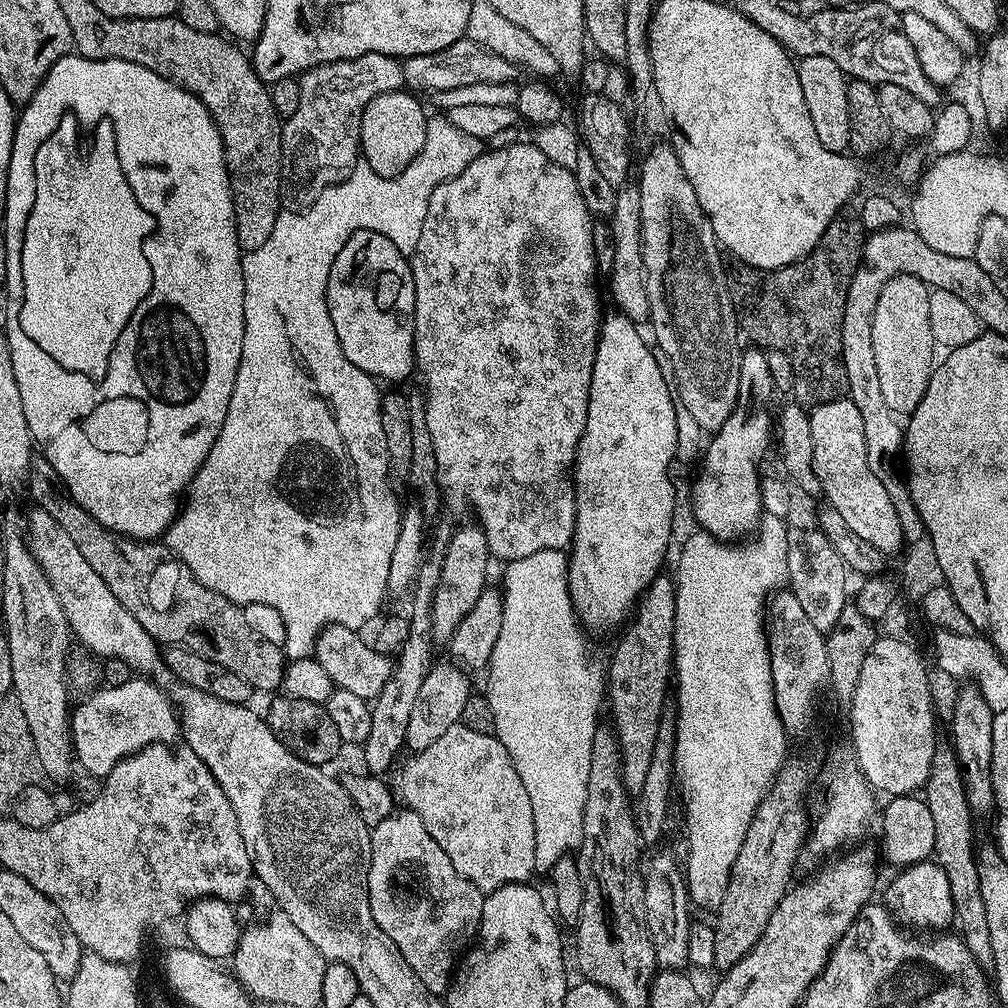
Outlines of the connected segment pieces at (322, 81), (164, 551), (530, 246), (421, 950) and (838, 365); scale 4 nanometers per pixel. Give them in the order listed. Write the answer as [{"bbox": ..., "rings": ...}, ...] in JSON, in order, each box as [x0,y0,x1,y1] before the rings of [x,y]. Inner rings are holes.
[{"bbox":[280,52,405,208],"rings":[[[367,52],[353,60],[320,64],[316,68],[316,80],[312,80],[312,76],[307,78],[308,92],[303,92],[304,97],[301,98],[304,108],[299,108],[300,112],[294,110],[294,114],[283,121],[280,130],[284,155],[280,180],[288,180],[288,200],[292,200],[292,204],[304,204],[309,208],[330,185],[337,183],[342,174],[349,171],[350,166],[361,159],[360,123],[365,106],[382,94],[401,91],[405,83],[403,63],[395,56],[377,52]],[[308,112],[356,112],[356,120],[304,120]]]},{"bbox":[26,450,288,693],"rings":[[[39,450],[33,451],[32,470],[28,473],[26,488],[27,491],[32,491],[32,496],[36,499],[35,507],[44,508],[46,514],[50,514],[50,518],[54,518],[54,522],[58,522],[58,526],[62,526],[62,530],[70,534],[70,539],[74,546],[78,546],[82,558],[86,558],[86,562],[94,566],[98,578],[102,578],[102,582],[110,586],[110,594],[114,594],[114,598],[118,598],[118,602],[122,602],[122,606],[126,606],[126,610],[134,614],[134,618],[138,618],[142,630],[154,637],[157,644],[180,644],[184,648],[194,650],[202,654],[202,658],[210,658],[210,662],[214,662],[217,668],[225,673],[233,672],[238,679],[245,680],[250,687],[258,690],[271,693],[283,685],[284,671],[288,665],[283,648],[254,634],[249,613],[241,605],[230,602],[230,598],[222,598],[222,594],[210,590],[210,586],[202,586],[202,582],[194,578],[191,570],[176,559],[167,543],[132,540],[102,526],[102,522],[86,514],[86,510],[82,510],[82,506],[78,506],[78,502],[74,502],[74,498],[68,495],[68,488],[62,482],[62,478],[58,478],[54,466],[50,466],[48,459]]]},{"bbox":[410,142,602,562],"rings":[[[527,142],[527,144],[508,144],[508,145],[506,145],[506,146],[505,146],[505,148],[496,148],[496,149],[494,149],[494,150],[493,150],[493,152],[488,152],[488,150],[484,150],[484,151],[481,151],[481,153],[480,153],[480,156],[479,156],[479,157],[478,157],[478,158],[474,158],[474,162],[470,162],[470,166],[466,166],[466,170],[462,170],[462,174],[458,174],[458,175],[457,175],[457,176],[455,176],[455,177],[454,177],[454,178],[450,178],[450,179],[449,179],[449,180],[447,180],[447,181],[446,181],[446,182],[442,182],[442,186],[438,186],[438,190],[434,190],[434,194],[430,194],[430,202],[429,202],[429,203],[428,203],[428,209],[427,209],[427,210],[426,210],[426,222],[422,222],[422,234],[421,234],[421,235],[420,235],[420,236],[419,236],[419,237],[418,237],[418,246],[417,246],[417,247],[416,247],[416,248],[415,248],[415,249],[414,249],[414,250],[413,250],[413,251],[412,251],[412,255],[411,255],[411,257],[410,257],[410,263],[411,263],[411,265],[412,265],[412,272],[413,272],[413,280],[414,280],[414,290],[415,290],[415,291],[416,291],[416,316],[415,316],[415,320],[414,320],[414,322],[413,322],[413,338],[414,338],[414,340],[415,340],[415,367],[416,367],[416,368],[417,368],[417,369],[418,369],[418,372],[421,372],[421,374],[422,374],[422,375],[424,375],[424,387],[422,387],[422,388],[423,388],[423,391],[424,391],[424,392],[425,392],[425,393],[426,393],[426,395],[425,395],[425,397],[424,397],[424,402],[425,402],[425,418],[426,418],[426,425],[428,425],[428,426],[429,426],[429,428],[430,428],[430,435],[431,435],[431,441],[433,441],[433,442],[434,442],[434,451],[435,451],[435,457],[436,457],[436,459],[437,459],[437,470],[438,470],[438,472],[439,472],[439,483],[440,483],[440,490],[441,490],[441,493],[442,493],[442,500],[443,500],[443,503],[444,503],[444,504],[445,504],[445,505],[447,505],[447,507],[448,507],[448,504],[449,504],[449,506],[450,506],[450,507],[452,507],[452,508],[472,508],[472,512],[473,512],[473,514],[474,514],[474,515],[476,515],[476,516],[477,516],[477,517],[476,517],[476,516],[473,516],[473,517],[475,517],[475,519],[476,519],[476,520],[477,520],[477,521],[478,521],[478,523],[479,523],[479,525],[480,525],[480,529],[481,529],[481,530],[483,530],[483,531],[484,531],[484,533],[485,533],[485,534],[486,534],[486,542],[487,542],[487,543],[488,543],[488,551],[489,551],[489,553],[491,553],[491,555],[492,555],[492,556],[493,556],[493,557],[495,557],[495,559],[496,559],[496,556],[497,556],[497,558],[498,558],[498,559],[500,559],[500,560],[501,560],[501,562],[507,562],[507,561],[509,561],[509,560],[521,560],[521,559],[522,559],[522,558],[526,558],[526,557],[527,557],[527,556],[529,556],[529,555],[530,555],[530,554],[538,554],[538,550],[546,550],[546,549],[547,549],[547,548],[558,548],[558,549],[561,549],[561,550],[564,550],[564,549],[567,549],[567,548],[568,548],[568,547],[569,547],[569,545],[571,545],[571,543],[572,543],[572,535],[574,535],[574,522],[575,522],[575,521],[576,521],[576,486],[575,486],[575,484],[573,484],[573,483],[572,483],[572,474],[573,474],[573,471],[574,471],[574,465],[575,465],[575,463],[576,463],[576,447],[578,447],[578,446],[579,446],[579,445],[580,445],[580,439],[581,439],[581,438],[582,438],[582,434],[583,434],[583,433],[584,433],[584,427],[585,427],[585,426],[586,426],[586,414],[587,414],[587,413],[588,413],[588,399],[589,399],[589,398],[590,398],[590,378],[591,378],[591,377],[592,377],[592,375],[593,375],[593,374],[594,374],[594,358],[595,358],[595,357],[596,357],[596,343],[597,343],[597,342],[598,342],[598,338],[599,338],[599,337],[600,337],[600,325],[601,325],[601,323],[602,323],[602,311],[601,311],[601,312],[600,312],[600,296],[599,296],[599,294],[598,294],[598,293],[596,293],[596,272],[597,272],[597,273],[598,273],[598,265],[597,265],[597,262],[596,262],[596,255],[595,255],[595,254],[594,254],[594,246],[595,246],[595,245],[596,245],[596,241],[597,241],[597,237],[596,237],[596,236],[594,236],[594,235],[593,235],[593,225],[594,225],[594,216],[593,216],[593,214],[592,214],[592,213],[591,213],[591,212],[588,212],[588,210],[587,210],[587,208],[586,208],[586,204],[585,204],[585,202],[583,202],[583,200],[582,200],[582,194],[580,194],[580,193],[579,193],[579,190],[578,190],[578,182],[576,182],[576,181],[575,181],[575,174],[574,174],[574,172],[573,172],[573,170],[570,170],[570,169],[564,169],[564,168],[563,168],[563,167],[562,167],[562,166],[558,166],[558,164],[557,164],[557,163],[556,163],[556,162],[552,162],[552,161],[550,161],[550,160],[549,160],[549,158],[546,158],[546,155],[544,155],[544,154],[542,154],[542,151],[541,151],[541,150],[540,150],[540,149],[538,149],[538,148],[536,148],[536,146],[535,146],[535,145],[534,145],[534,144],[533,144],[533,143],[532,143],[532,142]]]},{"bbox":[368,810,485,997],"rings":[[[411,810],[403,811],[393,811],[391,816],[372,828],[372,857],[368,871],[370,910],[374,914],[374,922],[402,954],[410,970],[418,974],[426,990],[443,997],[462,953],[475,941],[480,931],[485,893],[479,892],[471,882],[462,878],[462,874],[458,874],[458,870],[454,870],[454,862],[450,862],[450,858],[446,858],[446,850],[430,838],[430,830],[422,826],[422,818]]]},{"bbox":[727,214,866,410],"rings":[[[841,214],[826,226],[822,238],[810,254],[781,268],[755,268],[749,264],[732,262],[727,265],[728,293],[736,311],[737,325],[753,345],[761,349],[782,350],[793,367],[793,388],[790,393],[795,403],[811,410],[826,402],[841,399],[848,391],[846,366],[842,354],[842,314],[846,310],[846,294],[850,282],[864,256],[866,233],[855,215]]]}]

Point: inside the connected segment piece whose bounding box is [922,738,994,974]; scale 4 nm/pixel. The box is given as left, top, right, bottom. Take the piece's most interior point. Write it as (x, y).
(944, 792)

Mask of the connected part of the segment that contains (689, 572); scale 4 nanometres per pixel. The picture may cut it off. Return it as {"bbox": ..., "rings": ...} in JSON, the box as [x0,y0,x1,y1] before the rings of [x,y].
{"bbox":[672,515,790,910],"rings":[[[761,515],[759,525],[751,538],[733,546],[723,540],[716,540],[703,530],[696,533],[680,548],[680,557],[676,560],[676,617],[674,618],[674,634],[672,635],[672,651],[674,653],[674,701],[677,706],[676,745],[674,746],[673,770],[674,784],[680,790],[680,800],[684,803],[684,832],[688,835],[688,866],[686,879],[688,899],[698,909],[715,910],[720,907],[726,894],[728,875],[734,866],[734,858],[738,858],[738,850],[742,850],[742,838],[746,838],[746,830],[750,830],[750,822],[754,818],[756,808],[760,805],[772,781],[786,762],[784,751],[790,743],[776,709],[774,698],[774,682],[770,674],[770,658],[768,657],[768,634],[766,631],[766,605],[770,597],[781,591],[788,584],[788,533],[789,525],[781,517]]]}

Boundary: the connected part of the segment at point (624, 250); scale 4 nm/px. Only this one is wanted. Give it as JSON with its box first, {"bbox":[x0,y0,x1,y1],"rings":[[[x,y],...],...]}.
{"bbox":[608,180,649,324],"rings":[[[627,180],[617,187],[615,206],[608,225],[615,242],[612,262],[608,269],[610,292],[619,313],[637,324],[648,320],[649,298],[645,290],[644,267],[641,246],[641,190],[639,183]]]}

